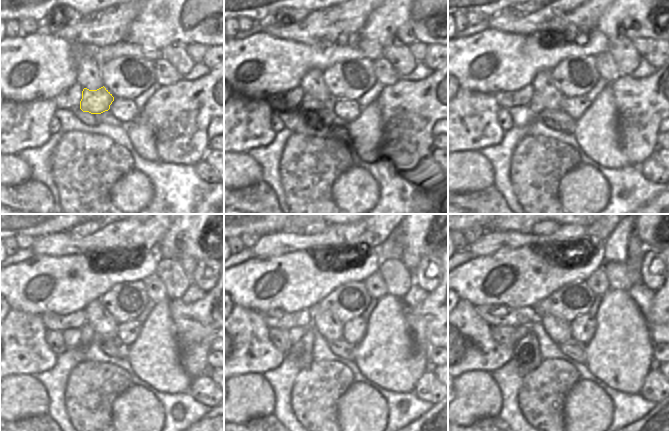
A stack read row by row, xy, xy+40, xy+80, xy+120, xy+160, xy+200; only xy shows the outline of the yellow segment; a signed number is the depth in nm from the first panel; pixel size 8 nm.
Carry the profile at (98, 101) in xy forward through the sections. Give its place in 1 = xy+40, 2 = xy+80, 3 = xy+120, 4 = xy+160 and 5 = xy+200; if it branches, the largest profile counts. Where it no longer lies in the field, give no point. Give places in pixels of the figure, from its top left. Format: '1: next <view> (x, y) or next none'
1: next xy+40 (314, 103)
2: next xy+80 (536, 106)
3: next xy+120 (87, 335)
4: next xy+160 (301, 352)
5: next xy+200 (527, 357)

